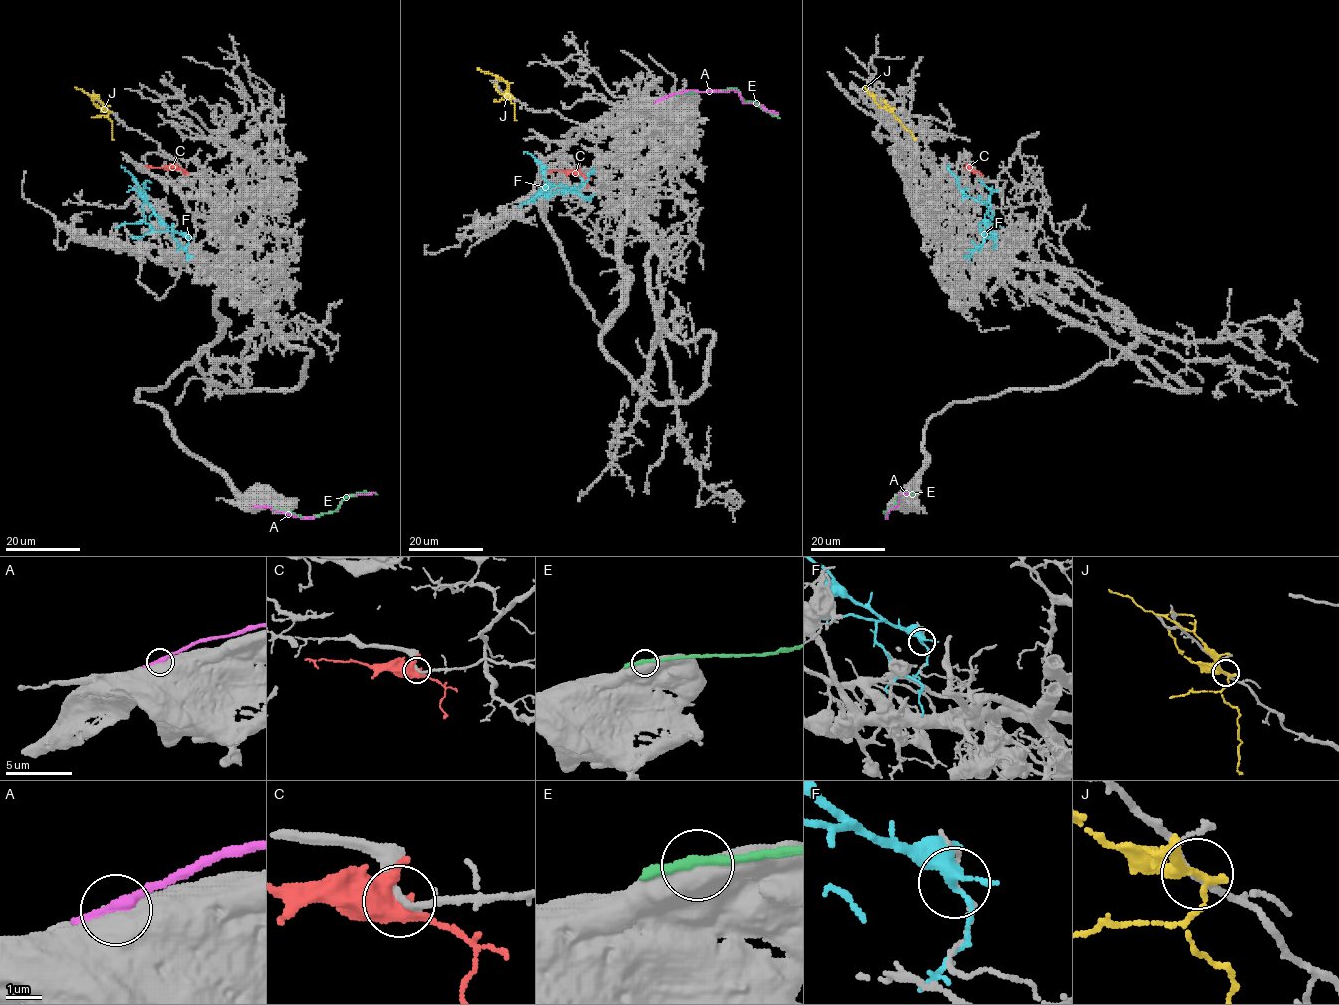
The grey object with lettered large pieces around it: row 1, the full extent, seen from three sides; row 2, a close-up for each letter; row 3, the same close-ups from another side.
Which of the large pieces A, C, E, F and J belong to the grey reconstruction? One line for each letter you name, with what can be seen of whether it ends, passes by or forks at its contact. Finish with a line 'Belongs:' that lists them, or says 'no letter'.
Belongs: no letter

